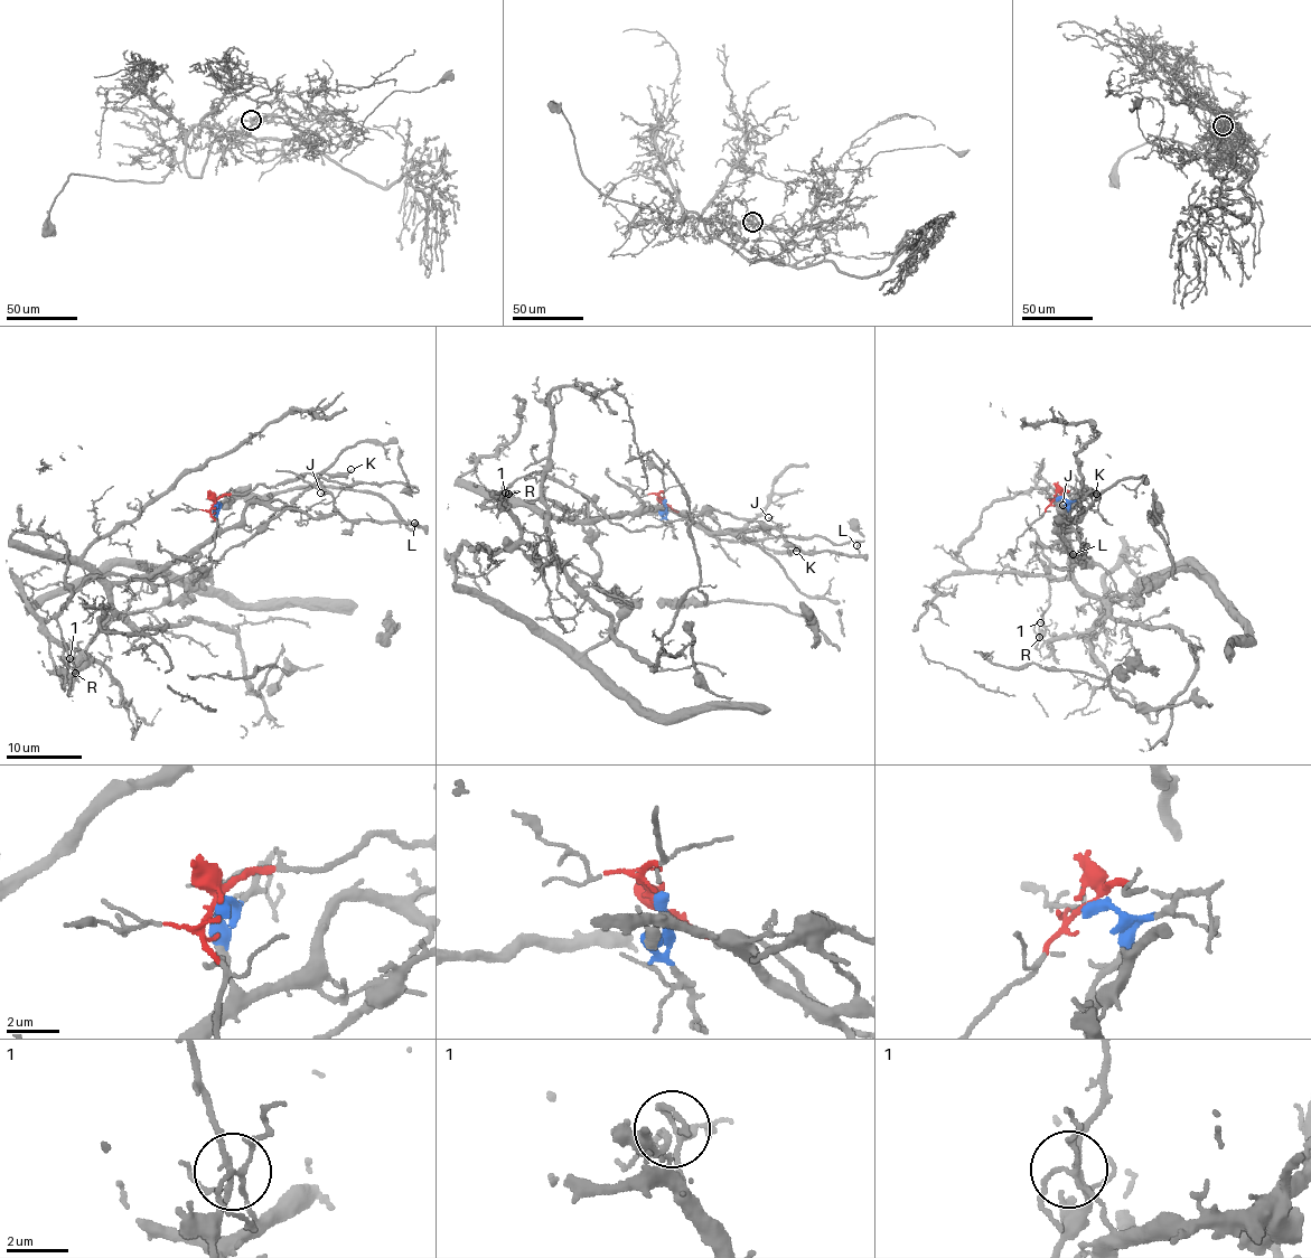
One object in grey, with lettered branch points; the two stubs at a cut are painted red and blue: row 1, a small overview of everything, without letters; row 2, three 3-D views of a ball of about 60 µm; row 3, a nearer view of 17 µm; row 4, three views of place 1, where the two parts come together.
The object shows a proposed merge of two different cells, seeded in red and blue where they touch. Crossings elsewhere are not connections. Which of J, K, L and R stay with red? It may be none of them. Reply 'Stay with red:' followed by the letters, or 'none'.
Stay with red: J, K, L

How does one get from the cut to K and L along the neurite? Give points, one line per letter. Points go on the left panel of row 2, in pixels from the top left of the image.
K: (214, 503), (260, 484), (293, 482), (308, 472), (345, 473), (350, 468)
L: (214, 503), (300, 476), (324, 485), (333, 505), (349, 519), (419, 525), (414, 523)

